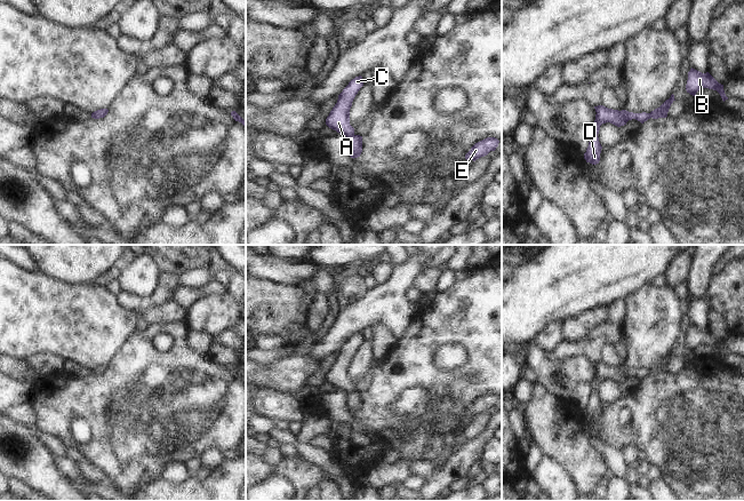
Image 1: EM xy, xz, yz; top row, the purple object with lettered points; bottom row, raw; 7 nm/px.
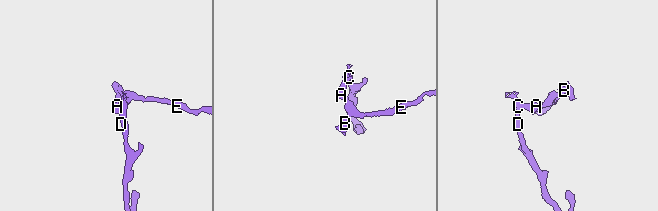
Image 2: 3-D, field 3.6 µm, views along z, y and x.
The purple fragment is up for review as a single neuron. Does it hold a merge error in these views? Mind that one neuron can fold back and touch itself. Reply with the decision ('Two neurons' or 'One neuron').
Two neurons.

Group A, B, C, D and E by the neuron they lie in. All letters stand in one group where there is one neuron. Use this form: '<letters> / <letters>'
A C D / B E

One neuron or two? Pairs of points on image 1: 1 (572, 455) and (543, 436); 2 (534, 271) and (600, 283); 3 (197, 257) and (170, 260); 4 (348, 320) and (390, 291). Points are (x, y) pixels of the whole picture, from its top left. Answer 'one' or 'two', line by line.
1: one
2: one
3: one
4: one

